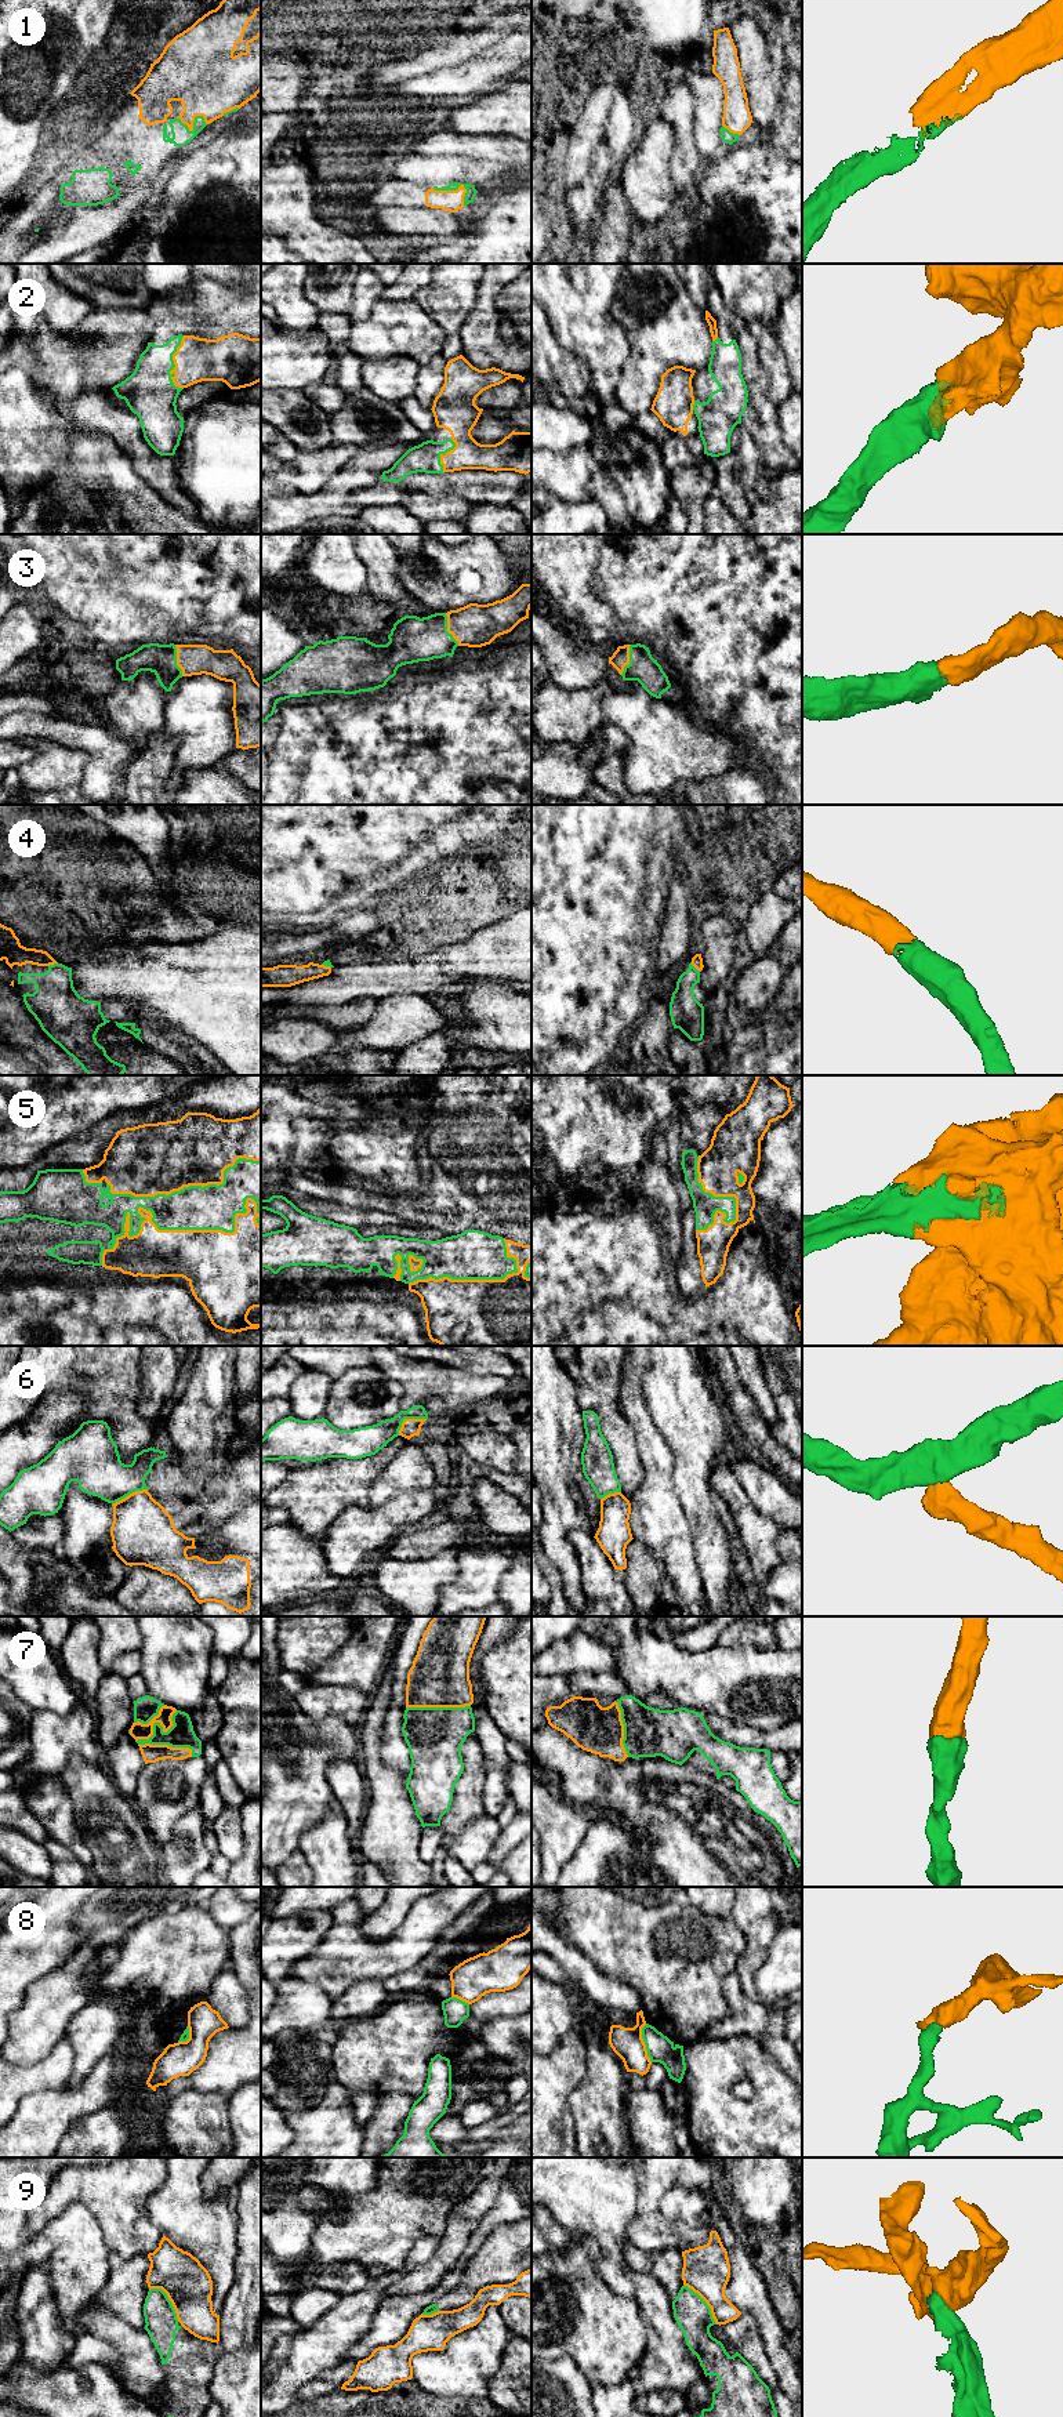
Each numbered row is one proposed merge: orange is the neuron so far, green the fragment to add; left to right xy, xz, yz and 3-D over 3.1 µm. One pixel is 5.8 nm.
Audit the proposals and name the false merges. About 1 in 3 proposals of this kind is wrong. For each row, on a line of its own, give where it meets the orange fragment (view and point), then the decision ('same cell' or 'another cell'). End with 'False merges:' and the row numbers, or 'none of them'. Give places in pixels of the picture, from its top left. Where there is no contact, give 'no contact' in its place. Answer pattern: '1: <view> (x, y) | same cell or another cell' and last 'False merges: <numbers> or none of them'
1: xz (459, 188) | same cell
2: xy (174, 362) | same cell
3: xz (447, 630) | same cell
4: yz (696, 968) | same cell
5: xy (181, 1230) | same cell
6: xz (407, 1419) | another cell
7: xy (158, 1721) | same cell
8: yz (644, 2043) | another cell
9: xy (169, 2298) | another cell
False merges: 6, 8, 9

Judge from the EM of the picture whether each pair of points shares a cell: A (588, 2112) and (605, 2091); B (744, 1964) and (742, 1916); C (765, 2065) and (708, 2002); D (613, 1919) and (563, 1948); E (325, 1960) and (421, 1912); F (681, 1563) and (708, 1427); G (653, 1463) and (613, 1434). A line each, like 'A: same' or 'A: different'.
A: same
B: same
C: different
D: different
E: same
F: different
G: different

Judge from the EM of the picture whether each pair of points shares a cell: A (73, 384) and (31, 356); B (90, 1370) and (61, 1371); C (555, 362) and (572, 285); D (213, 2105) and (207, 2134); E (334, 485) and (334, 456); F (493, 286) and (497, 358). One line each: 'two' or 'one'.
A: one
B: one
C: two
D: one
E: two
F: one

